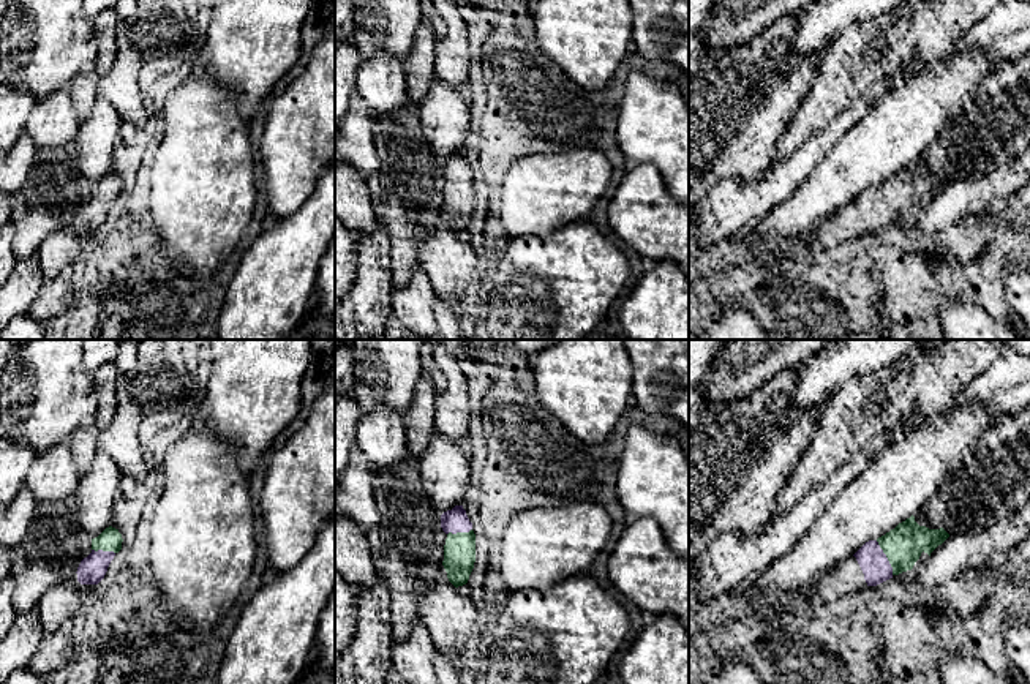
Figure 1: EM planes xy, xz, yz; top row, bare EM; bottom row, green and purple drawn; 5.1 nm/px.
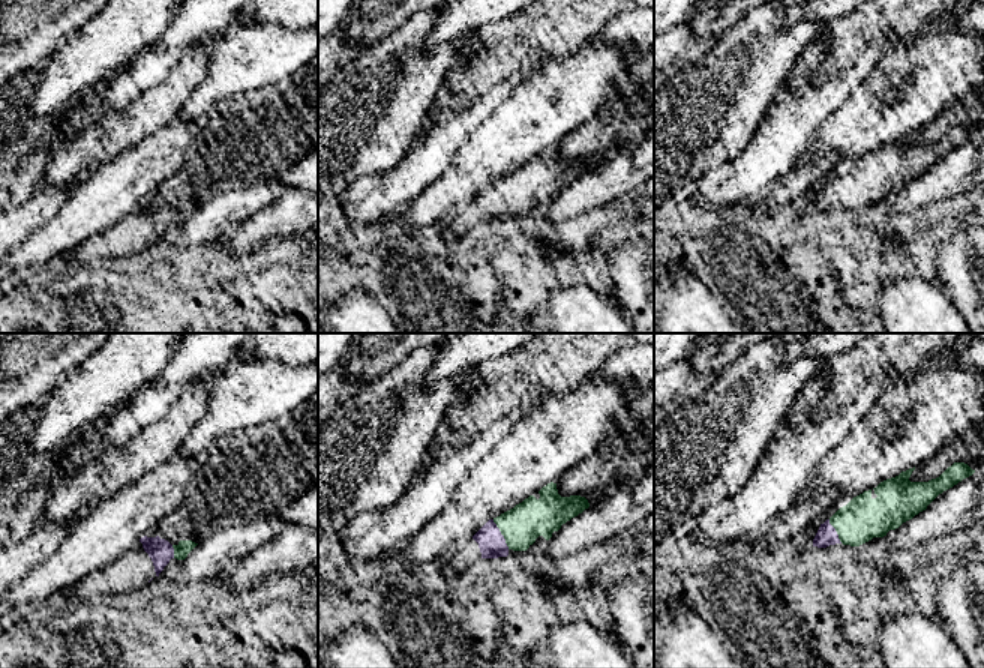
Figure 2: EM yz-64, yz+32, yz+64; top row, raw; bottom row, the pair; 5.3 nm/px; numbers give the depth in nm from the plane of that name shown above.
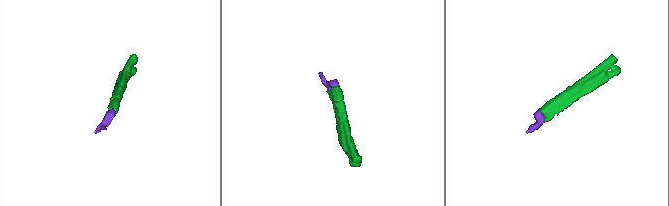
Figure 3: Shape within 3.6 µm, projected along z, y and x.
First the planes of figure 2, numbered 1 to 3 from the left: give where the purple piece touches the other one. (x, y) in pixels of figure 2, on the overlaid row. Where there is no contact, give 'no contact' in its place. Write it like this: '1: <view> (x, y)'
1: yz-64 (174, 551)
2: yz+32 (501, 533)
3: yz+64 (836, 530)

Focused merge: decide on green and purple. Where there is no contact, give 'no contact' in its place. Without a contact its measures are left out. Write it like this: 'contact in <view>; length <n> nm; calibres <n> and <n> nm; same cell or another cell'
contact in yz; length 200 nm; calibres 200 and 140 nm; same cell

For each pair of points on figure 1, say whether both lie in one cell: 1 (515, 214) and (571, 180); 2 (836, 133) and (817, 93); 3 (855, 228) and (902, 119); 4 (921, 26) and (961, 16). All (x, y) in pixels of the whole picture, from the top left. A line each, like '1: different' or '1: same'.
1: same
2: different
3: different
4: same

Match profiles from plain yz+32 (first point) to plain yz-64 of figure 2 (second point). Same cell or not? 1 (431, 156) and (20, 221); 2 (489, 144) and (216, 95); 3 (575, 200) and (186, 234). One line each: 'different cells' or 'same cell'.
1: same cell
2: different cells
3: same cell

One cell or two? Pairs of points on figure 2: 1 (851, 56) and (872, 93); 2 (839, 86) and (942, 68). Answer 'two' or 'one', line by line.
1: two
2: two

